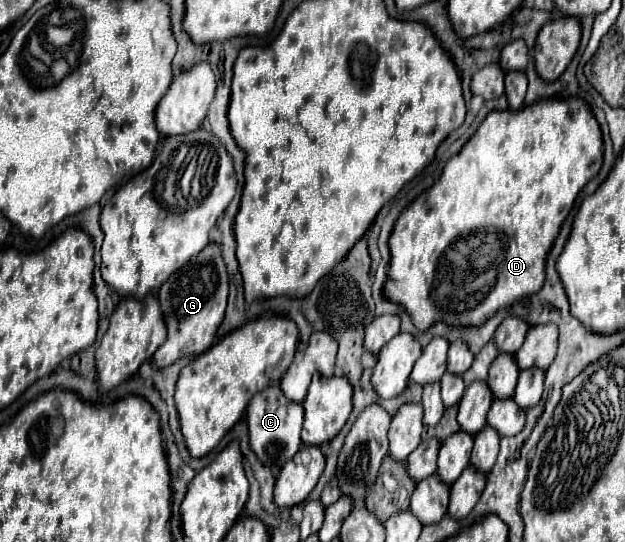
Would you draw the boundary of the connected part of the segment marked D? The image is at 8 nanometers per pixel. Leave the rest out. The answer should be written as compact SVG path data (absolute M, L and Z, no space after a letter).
M543 98L537 100L531 106L525 106L517 112L503 110L503 112L489 112L483 124L477 128L477 132L469 138L469 142L461 148L459 154L455 154L443 168L441 178L415 202L411 202L397 218L395 228L389 238L389 250L391 250L391 264L389 264L389 280L385 284L387 298L391 302L401 304L409 316L413 318L413 324L423 332L435 322L445 322L451 326L479 326L487 318L491 318L499 308L511 306L519 300L523 300L529 294L535 294L541 290L545 282L545 258L551 250L563 220L573 208L575 198L585 188L585 184L601 170L603 164L603 140L599 124L593 116L593 110L589 104L581 98Z

